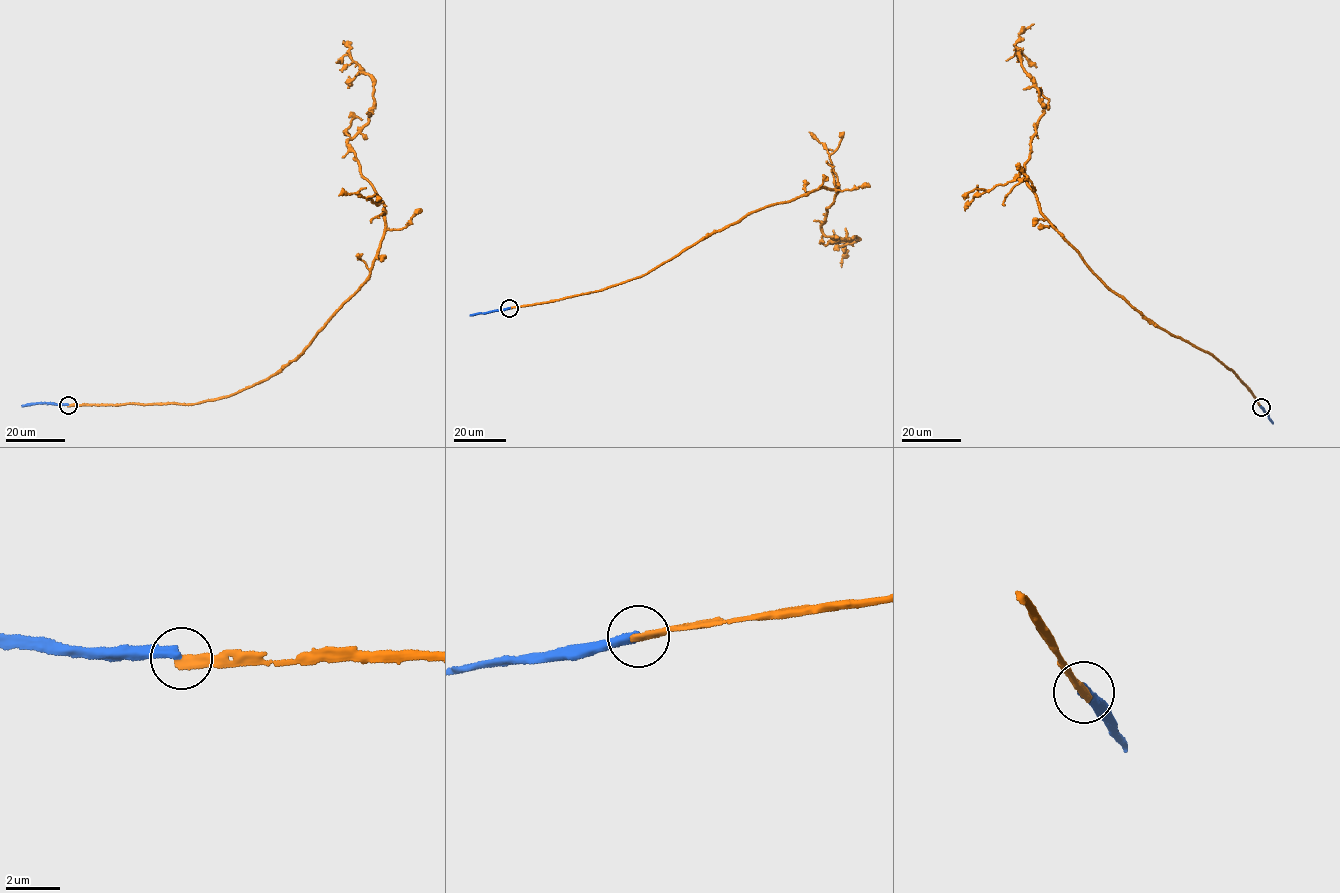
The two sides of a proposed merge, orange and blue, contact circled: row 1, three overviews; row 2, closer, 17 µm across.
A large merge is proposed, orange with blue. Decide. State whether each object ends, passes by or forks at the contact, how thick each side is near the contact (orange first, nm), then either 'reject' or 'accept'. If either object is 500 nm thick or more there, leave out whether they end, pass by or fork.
orange ends | blue ends | 360/320 nm | reject

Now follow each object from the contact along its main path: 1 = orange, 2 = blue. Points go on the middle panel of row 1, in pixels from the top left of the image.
1: (510, 308), (641, 277), (752, 212), (824, 187), (839, 191), (822, 231), (858, 239), (845, 243), (841, 267)
2: (510, 308), (470, 315)

